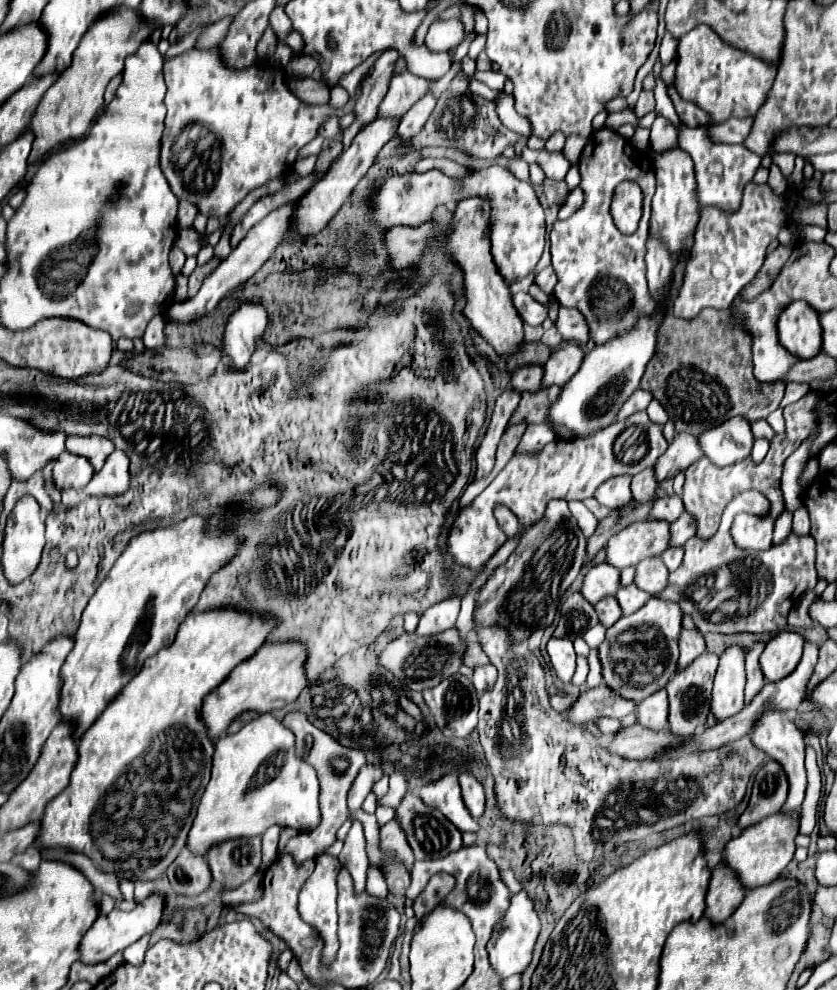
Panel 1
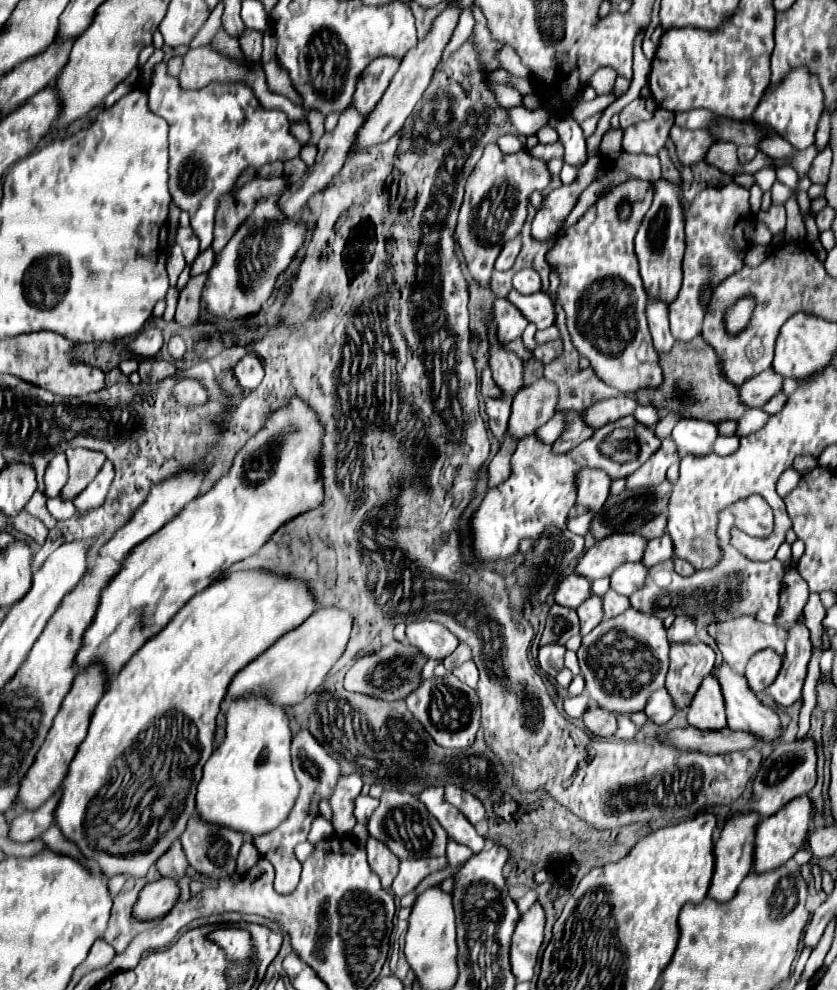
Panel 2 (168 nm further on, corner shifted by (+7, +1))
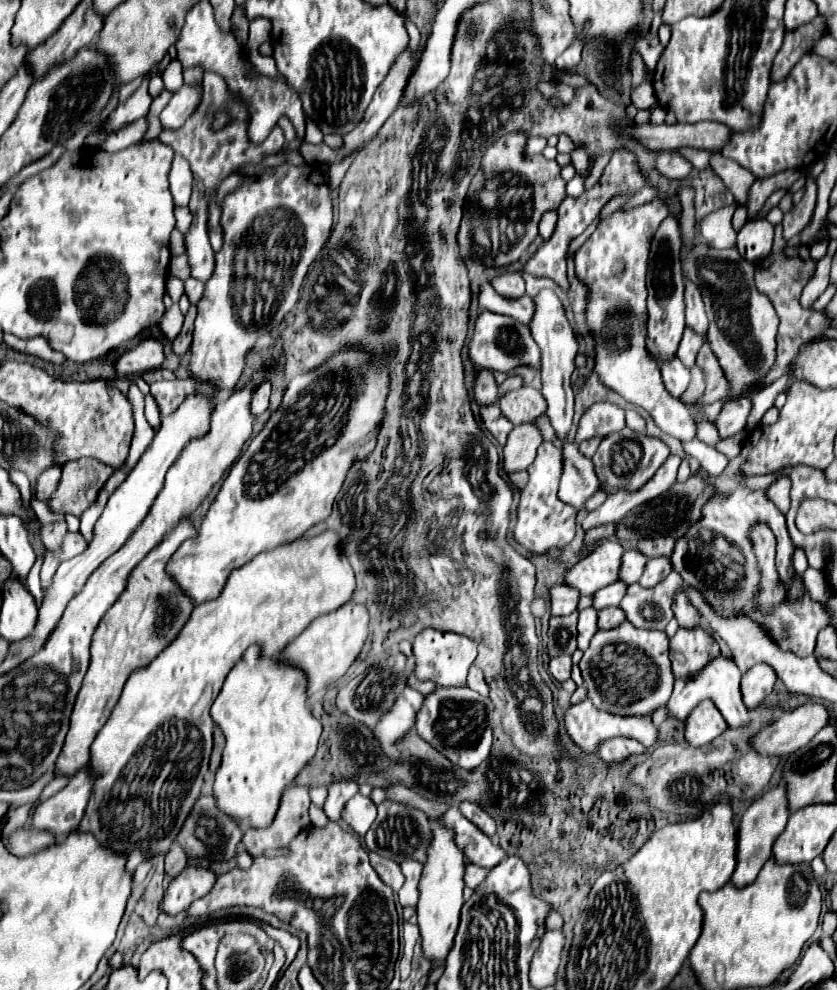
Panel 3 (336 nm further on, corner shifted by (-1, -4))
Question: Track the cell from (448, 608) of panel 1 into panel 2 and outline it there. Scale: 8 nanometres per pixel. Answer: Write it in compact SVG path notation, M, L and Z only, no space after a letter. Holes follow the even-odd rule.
M429 619L407 625L405 633L409 645L413 645L427 659L445 661L459 645L459 639L447 627Z

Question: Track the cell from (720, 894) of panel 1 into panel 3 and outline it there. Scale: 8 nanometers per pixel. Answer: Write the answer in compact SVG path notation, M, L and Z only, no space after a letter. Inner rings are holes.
M785 788L769 790L767 794L757 798L747 808L747 812L743 814L739 828L737 828L737 866L735 866L735 872L731 876L731 884L735 888L745 888L757 878L763 864L771 858L771 846L773 846L775 838L783 832L787 818L789 818L789 810L787 810Z

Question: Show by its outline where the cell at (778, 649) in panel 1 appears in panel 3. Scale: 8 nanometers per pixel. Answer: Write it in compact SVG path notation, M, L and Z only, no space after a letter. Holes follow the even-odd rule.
M755 664L749 672L743 674L741 692L747 708L759 706L771 692L777 682L777 672L769 664Z

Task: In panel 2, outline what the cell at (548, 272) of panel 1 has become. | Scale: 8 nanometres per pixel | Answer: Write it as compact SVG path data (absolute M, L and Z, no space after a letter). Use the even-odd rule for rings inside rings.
M521 269L515 277L513 277L513 287L519 293L531 293L531 291L539 291L541 289L541 279L537 275L535 269Z

